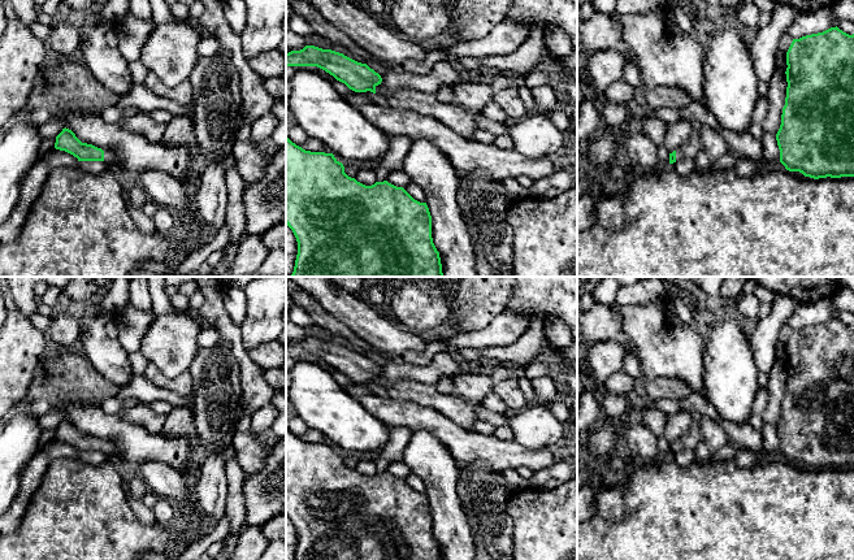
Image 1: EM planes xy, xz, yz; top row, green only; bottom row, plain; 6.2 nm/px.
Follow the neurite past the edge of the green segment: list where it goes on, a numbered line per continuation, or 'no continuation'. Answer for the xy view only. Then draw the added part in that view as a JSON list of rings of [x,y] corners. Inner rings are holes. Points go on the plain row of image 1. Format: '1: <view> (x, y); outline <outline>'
1: xy (109, 448); outline [[[103,440],[104,442],[104,452],[110,455],[112,457],[117,457],[117,447],[116,444]]]

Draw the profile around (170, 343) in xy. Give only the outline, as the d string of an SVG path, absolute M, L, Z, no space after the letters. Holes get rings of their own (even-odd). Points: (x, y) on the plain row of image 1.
M190 311L156 316L139 352L165 377L175 378L190 370L200 348L198 337L201 327L203 322Z

